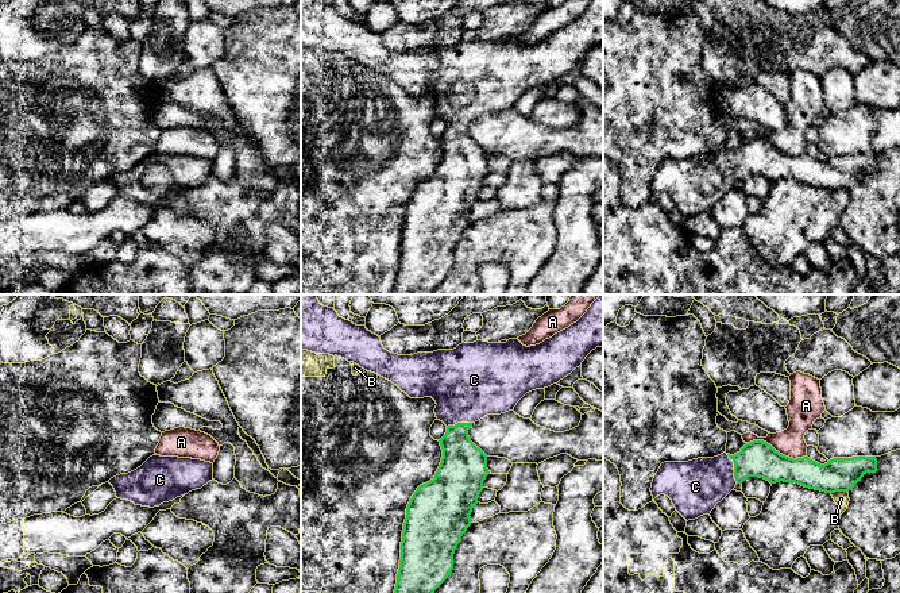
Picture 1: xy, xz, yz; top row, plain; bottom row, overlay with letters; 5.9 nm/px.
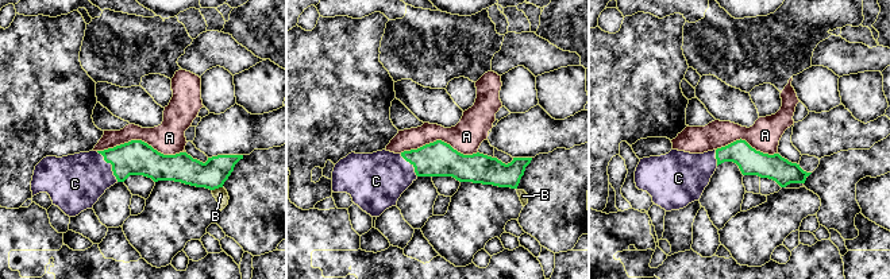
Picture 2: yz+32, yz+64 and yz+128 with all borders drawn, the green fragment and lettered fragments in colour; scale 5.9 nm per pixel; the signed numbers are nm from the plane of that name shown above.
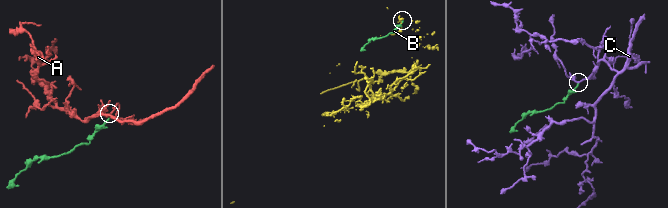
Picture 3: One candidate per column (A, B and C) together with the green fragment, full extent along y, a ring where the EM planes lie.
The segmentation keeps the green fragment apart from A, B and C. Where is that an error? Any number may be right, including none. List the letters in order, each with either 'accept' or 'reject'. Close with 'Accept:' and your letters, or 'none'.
A: reject
B: reject
C: accept
Accept: C

